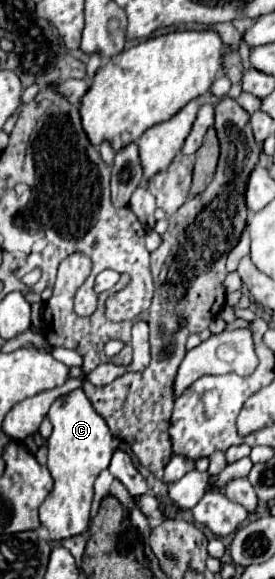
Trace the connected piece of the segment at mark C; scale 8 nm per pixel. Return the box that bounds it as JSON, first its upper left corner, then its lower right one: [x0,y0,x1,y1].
[39,389,115,541]

